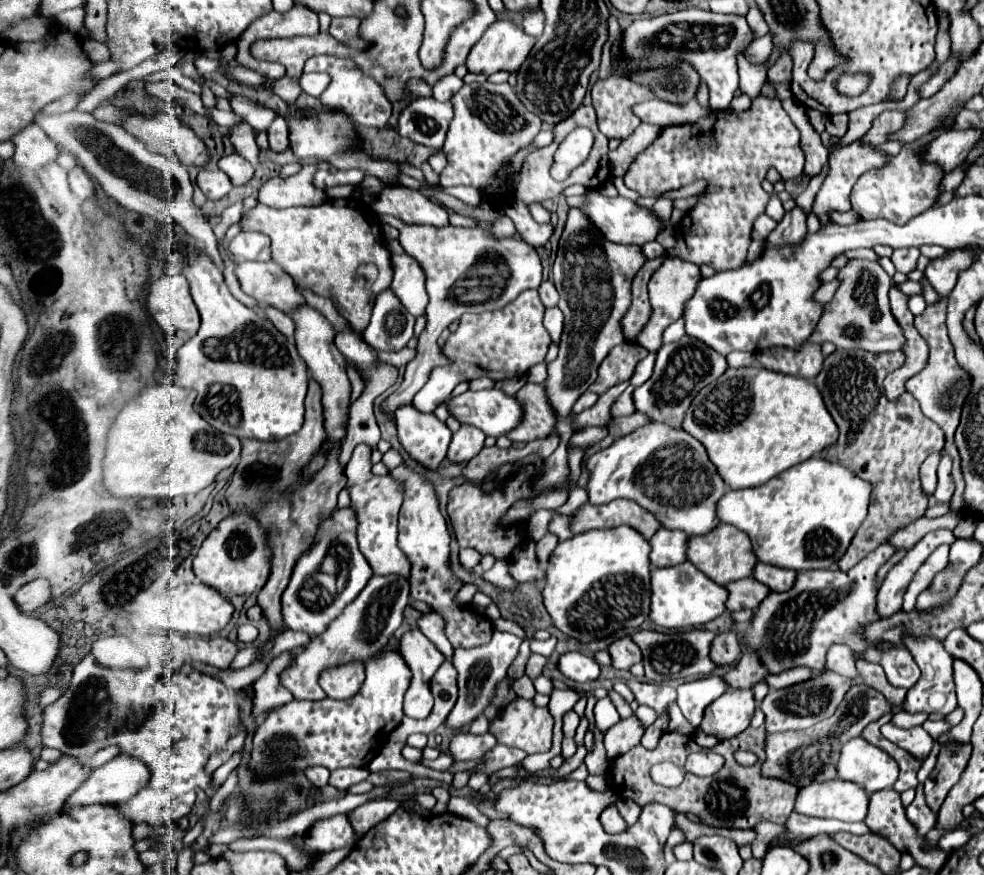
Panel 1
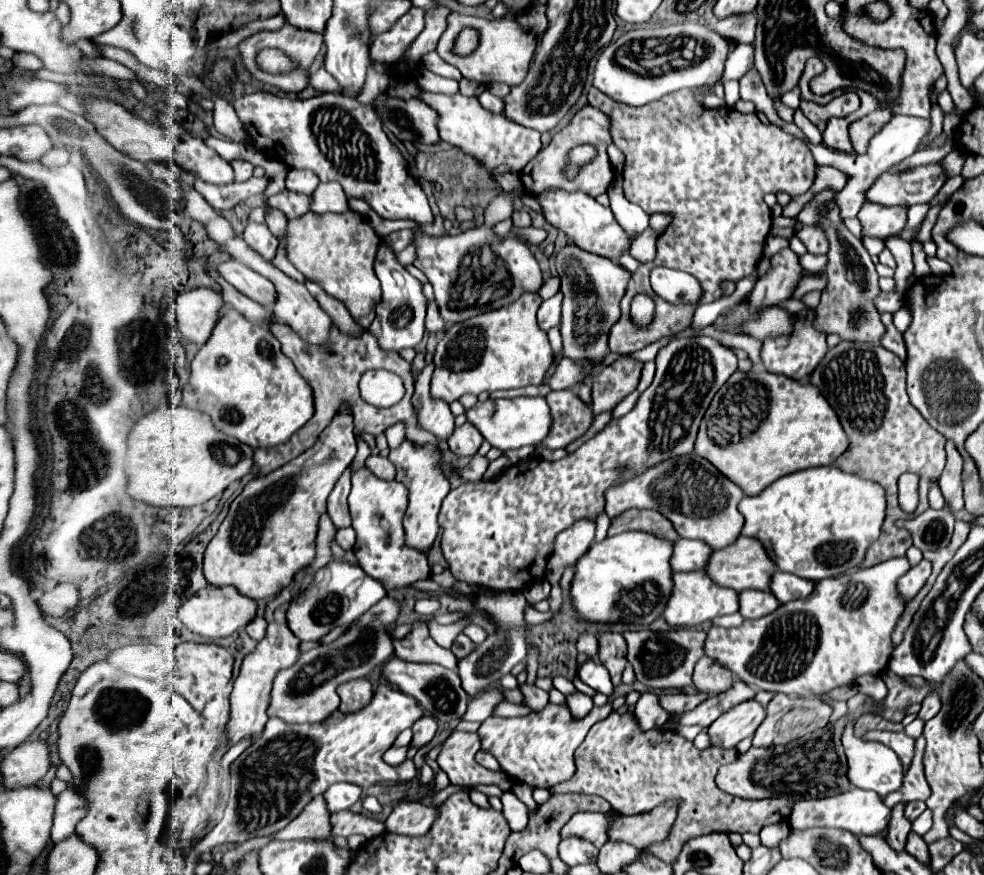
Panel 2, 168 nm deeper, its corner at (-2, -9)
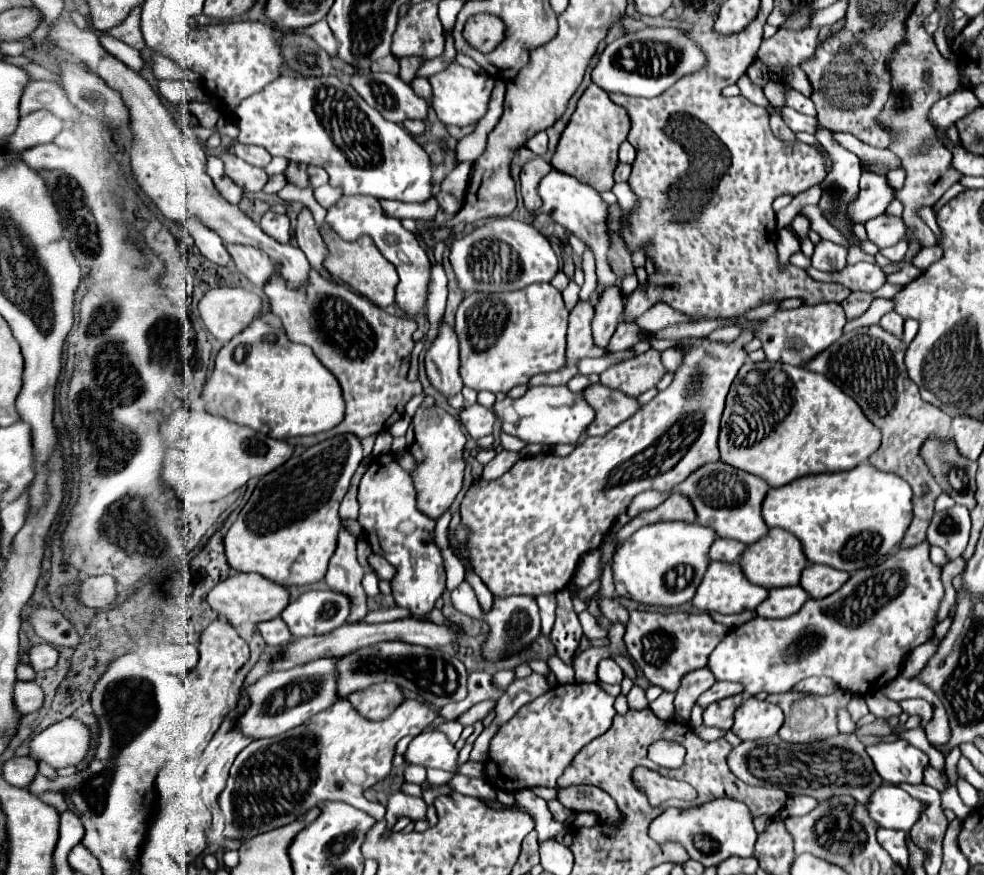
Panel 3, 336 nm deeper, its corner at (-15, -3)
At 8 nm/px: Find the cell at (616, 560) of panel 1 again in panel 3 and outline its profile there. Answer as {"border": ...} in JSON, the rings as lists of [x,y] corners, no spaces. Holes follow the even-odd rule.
{"border":[[[661,522],[639,528],[631,538],[621,542],[611,562],[615,594],[645,606],[673,608],[691,602],[705,568],[709,564],[707,550],[715,540],[715,532],[697,522]]]}

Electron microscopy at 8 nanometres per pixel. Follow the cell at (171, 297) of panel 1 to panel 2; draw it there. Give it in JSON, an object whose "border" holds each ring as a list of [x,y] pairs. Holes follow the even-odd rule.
{"border":[[[194,288],[178,294],[176,314],[180,334],[198,346],[206,344],[224,306],[222,294],[212,288]]]}

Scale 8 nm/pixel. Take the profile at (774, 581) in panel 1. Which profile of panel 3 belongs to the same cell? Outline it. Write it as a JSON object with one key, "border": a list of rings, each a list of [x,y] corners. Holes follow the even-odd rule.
{"border":[[[811,564],[801,572],[799,586],[811,596],[811,598],[825,598],[839,590],[843,582],[847,582],[847,572],[835,570],[831,566],[821,566],[821,564]]]}

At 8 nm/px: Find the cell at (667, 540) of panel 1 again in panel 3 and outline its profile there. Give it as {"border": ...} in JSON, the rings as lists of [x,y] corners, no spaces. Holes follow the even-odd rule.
{"border":[[[715,538],[709,548],[709,558],[721,562],[737,562],[743,550],[745,550],[743,542],[729,540],[729,538]]]}

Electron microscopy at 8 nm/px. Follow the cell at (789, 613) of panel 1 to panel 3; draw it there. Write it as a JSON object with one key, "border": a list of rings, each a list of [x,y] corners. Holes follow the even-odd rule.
{"border":[[[921,542],[909,550],[897,550],[885,562],[857,570],[851,578],[827,598],[813,600],[809,598],[799,612],[781,618],[761,618],[755,616],[747,624],[729,630],[729,634],[719,642],[719,646],[711,652],[709,668],[717,680],[741,682],[749,696],[759,692],[791,692],[795,684],[809,676],[827,676],[835,680],[843,690],[853,694],[867,694],[879,690],[895,676],[899,676],[899,666],[903,658],[917,648],[919,644],[927,642],[933,634],[933,618],[943,598],[943,584],[941,584],[941,568],[937,568],[929,560],[929,542]]]}

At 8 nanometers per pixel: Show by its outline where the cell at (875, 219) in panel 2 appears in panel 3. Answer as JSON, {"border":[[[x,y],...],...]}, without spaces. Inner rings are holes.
{"border":[[[883,214],[879,218],[873,218],[865,224],[867,228],[867,238],[877,244],[879,248],[885,246],[895,246],[903,236],[905,236],[905,224],[897,216]]]}

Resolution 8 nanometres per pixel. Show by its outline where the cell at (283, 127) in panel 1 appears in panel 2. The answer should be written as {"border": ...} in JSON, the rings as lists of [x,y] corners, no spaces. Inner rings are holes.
{"border":[[[250,178],[248,182],[234,182],[234,184],[226,184],[226,186],[214,186],[214,184],[206,184],[204,180],[196,180],[194,188],[206,198],[206,202],[216,208],[216,210],[230,210],[236,204],[244,202],[248,196],[254,194],[262,194],[268,186],[268,178]]]}

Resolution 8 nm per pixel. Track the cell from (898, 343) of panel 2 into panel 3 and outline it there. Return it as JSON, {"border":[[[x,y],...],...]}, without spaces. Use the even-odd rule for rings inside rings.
{"border":[[[889,312],[889,314],[885,314],[883,318],[881,318],[881,326],[887,330],[887,332],[891,332],[891,334],[895,334],[897,338],[901,338],[903,336],[903,318],[897,314],[897,312]]]}

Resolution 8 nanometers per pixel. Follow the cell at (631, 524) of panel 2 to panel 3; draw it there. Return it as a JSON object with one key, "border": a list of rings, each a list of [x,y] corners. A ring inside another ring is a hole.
{"border":[[[671,494],[661,506],[641,512],[639,516],[631,518],[619,532],[617,540],[623,542],[623,538],[629,538],[631,532],[639,530],[645,524],[655,524],[655,522],[673,522],[673,520],[683,520],[683,522],[695,522],[695,512],[691,510],[691,502],[683,498],[681,494]]]}

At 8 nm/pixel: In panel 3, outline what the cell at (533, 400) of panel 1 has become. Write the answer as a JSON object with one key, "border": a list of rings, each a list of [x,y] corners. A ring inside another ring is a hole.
{"border":[[[603,384],[587,386],[583,390],[583,398],[595,410],[595,418],[587,426],[585,436],[607,434],[611,428],[615,428],[619,422],[625,422],[639,408],[635,398],[623,396],[621,392],[615,392]]]}

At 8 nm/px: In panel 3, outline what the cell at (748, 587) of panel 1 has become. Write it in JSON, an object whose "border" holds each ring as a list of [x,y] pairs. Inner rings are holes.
{"border":[[[799,586],[771,588],[767,600],[757,608],[757,614],[763,618],[787,618],[795,614],[807,598],[807,592]]]}

